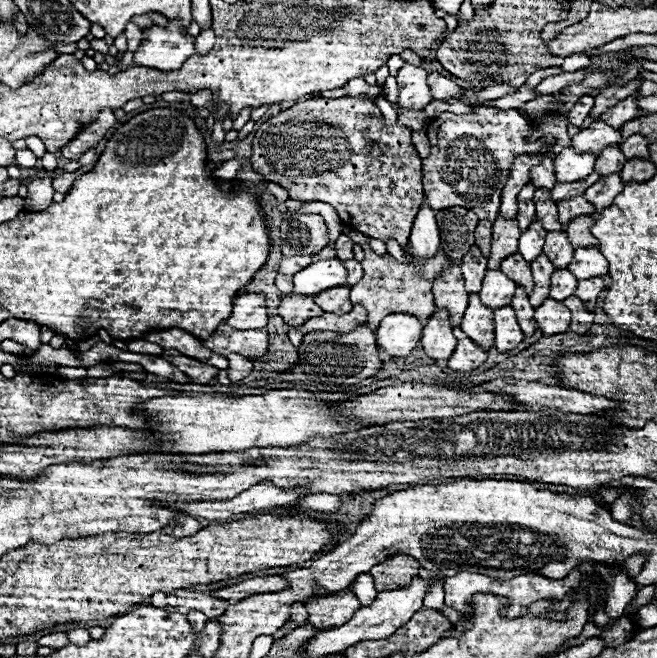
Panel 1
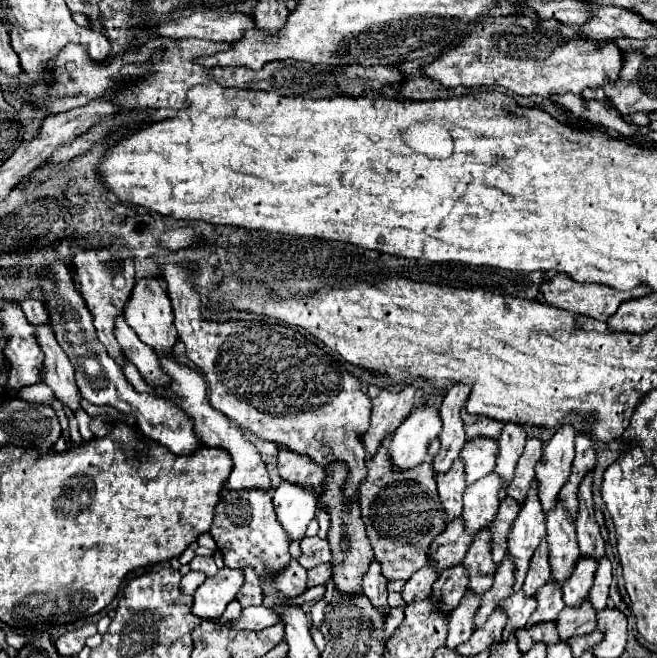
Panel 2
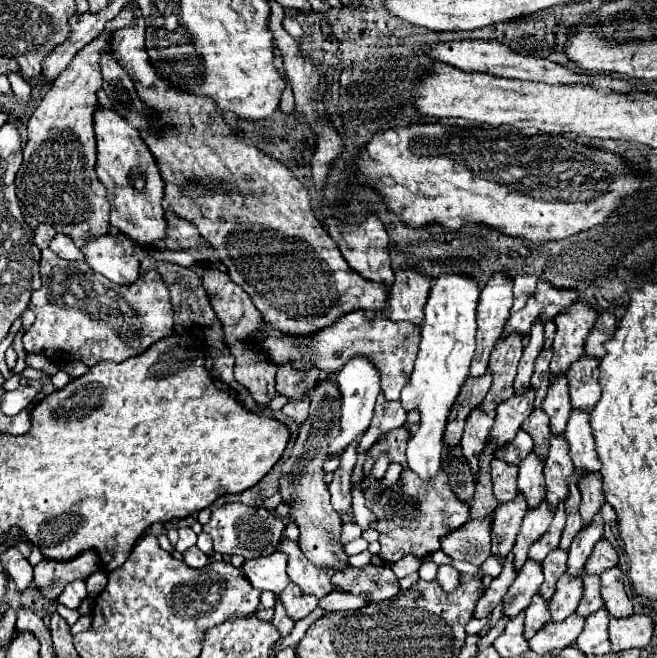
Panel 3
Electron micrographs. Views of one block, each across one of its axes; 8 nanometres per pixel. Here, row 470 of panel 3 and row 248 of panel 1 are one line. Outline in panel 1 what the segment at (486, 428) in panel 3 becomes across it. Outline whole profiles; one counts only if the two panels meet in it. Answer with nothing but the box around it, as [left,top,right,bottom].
[460,246,486,292]

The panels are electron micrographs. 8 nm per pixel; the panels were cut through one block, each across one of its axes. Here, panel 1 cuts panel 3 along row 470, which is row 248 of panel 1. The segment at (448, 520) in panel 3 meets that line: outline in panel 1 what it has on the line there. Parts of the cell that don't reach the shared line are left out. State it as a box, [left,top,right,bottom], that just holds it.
[350,230,454,330]

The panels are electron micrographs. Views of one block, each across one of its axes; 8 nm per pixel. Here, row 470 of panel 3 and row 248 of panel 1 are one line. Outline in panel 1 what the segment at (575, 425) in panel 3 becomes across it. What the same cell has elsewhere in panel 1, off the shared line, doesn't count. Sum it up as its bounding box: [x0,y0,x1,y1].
[568,248,608,280]

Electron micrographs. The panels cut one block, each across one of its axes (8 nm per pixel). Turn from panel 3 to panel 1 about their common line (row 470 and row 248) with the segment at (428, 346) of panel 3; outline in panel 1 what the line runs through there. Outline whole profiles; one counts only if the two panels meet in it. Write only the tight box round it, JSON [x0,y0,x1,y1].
[410,202,440,260]

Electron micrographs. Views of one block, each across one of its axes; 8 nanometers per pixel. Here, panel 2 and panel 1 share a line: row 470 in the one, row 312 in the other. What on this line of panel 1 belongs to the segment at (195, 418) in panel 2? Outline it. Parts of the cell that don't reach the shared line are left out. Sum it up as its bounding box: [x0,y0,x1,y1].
[228,292,268,330]

